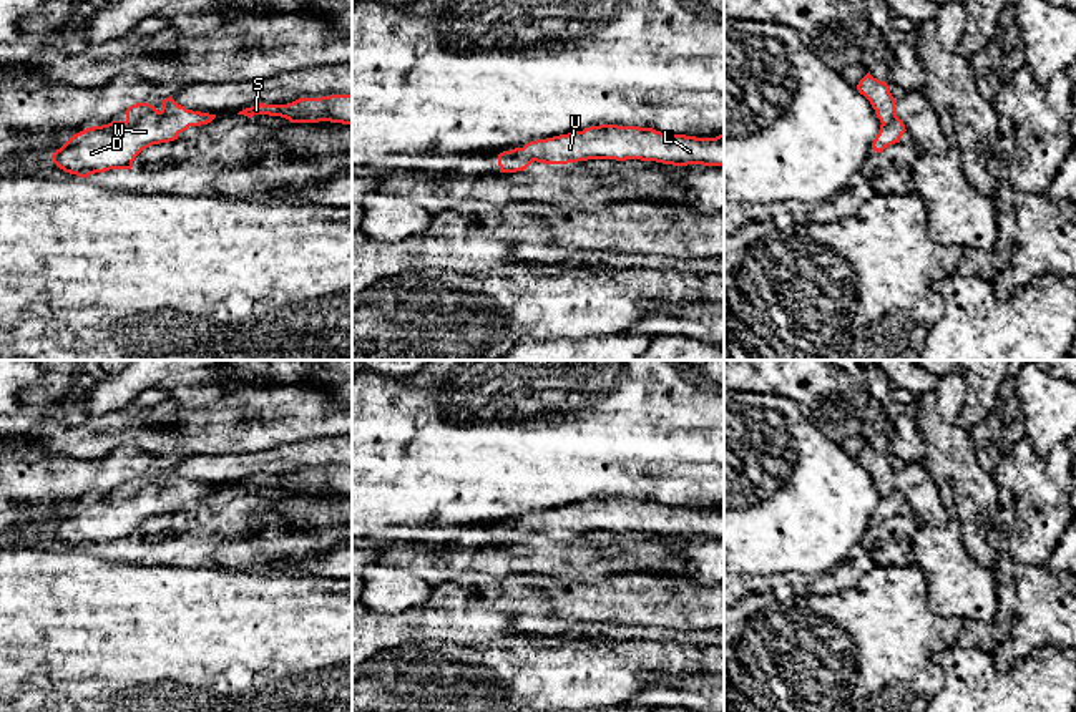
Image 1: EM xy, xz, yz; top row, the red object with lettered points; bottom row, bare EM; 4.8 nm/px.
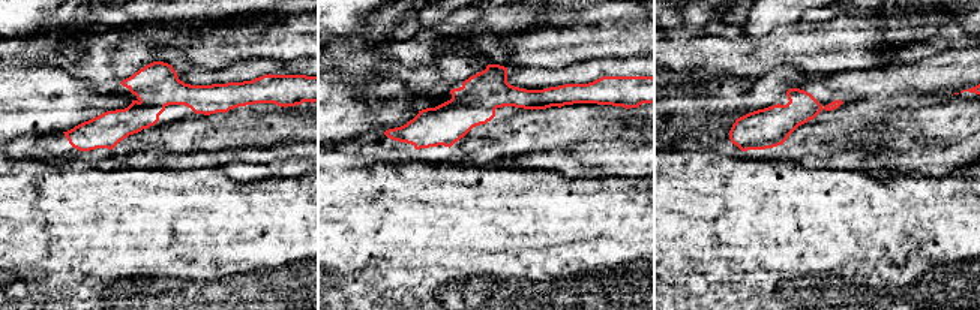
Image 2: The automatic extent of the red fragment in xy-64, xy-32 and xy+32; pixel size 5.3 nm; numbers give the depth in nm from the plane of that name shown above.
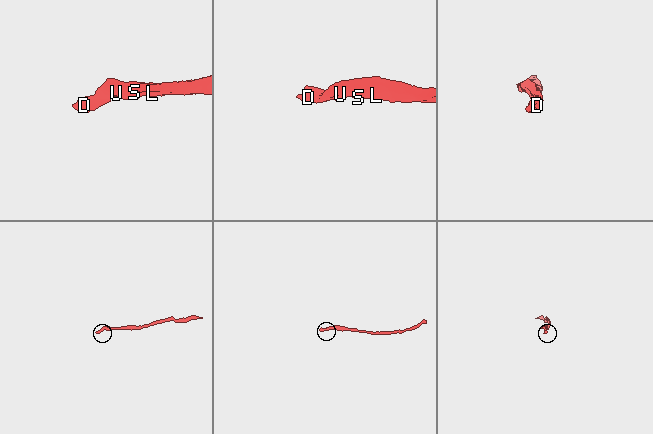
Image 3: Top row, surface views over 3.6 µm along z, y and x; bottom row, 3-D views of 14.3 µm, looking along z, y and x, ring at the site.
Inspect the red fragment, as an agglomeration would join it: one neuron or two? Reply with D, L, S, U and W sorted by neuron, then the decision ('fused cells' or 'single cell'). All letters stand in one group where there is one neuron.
D L S U W; single cell

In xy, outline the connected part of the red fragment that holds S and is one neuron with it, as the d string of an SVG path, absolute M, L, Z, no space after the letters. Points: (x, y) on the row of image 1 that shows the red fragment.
M330 95L320 98L299 98L287 105L264 105L246 108L237 115L247 118L254 115L281 116L291 123L342 123L352 124L352 95Z

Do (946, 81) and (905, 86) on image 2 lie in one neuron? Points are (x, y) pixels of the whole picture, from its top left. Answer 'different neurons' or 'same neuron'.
same neuron

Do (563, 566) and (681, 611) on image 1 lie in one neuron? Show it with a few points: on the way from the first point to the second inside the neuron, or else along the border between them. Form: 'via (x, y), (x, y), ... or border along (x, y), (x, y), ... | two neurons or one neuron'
border along (635, 571), (615, 571), (593, 581), (557, 580) | two neurons

